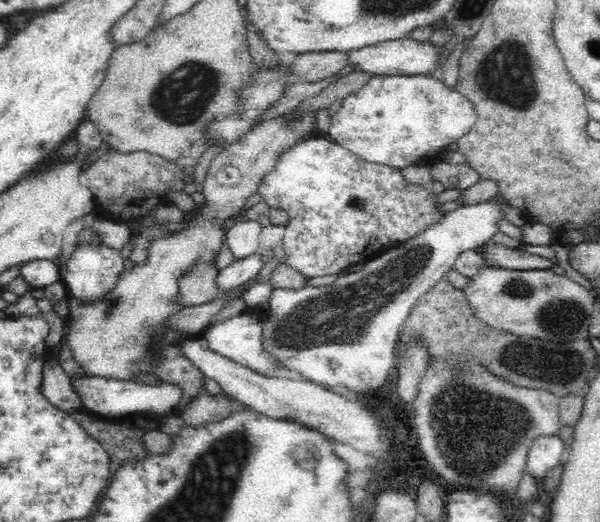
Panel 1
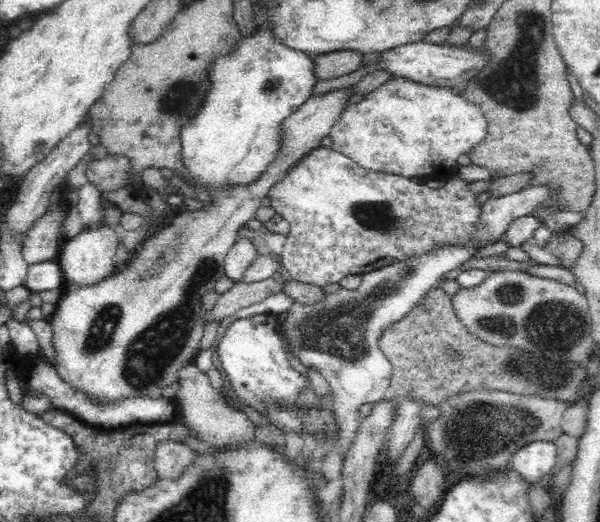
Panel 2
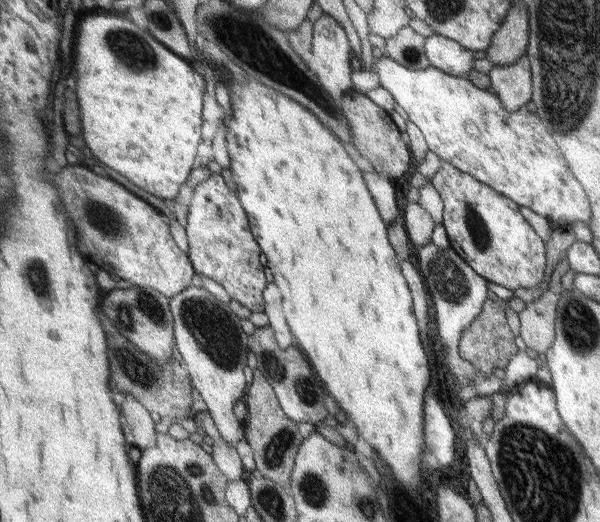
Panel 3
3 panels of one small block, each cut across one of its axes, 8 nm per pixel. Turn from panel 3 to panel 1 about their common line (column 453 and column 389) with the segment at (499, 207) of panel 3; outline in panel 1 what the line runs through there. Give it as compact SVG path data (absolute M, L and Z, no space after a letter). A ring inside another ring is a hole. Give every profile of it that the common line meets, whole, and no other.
M308 137L284 150L273 169L260 180L259 194L271 209L279 208L289 216L282 246L286 265L307 279L334 276L352 265L366 265L418 235L447 213L442 211L442 201L432 184L411 184L400 170L385 164L366 163L325 138Z

